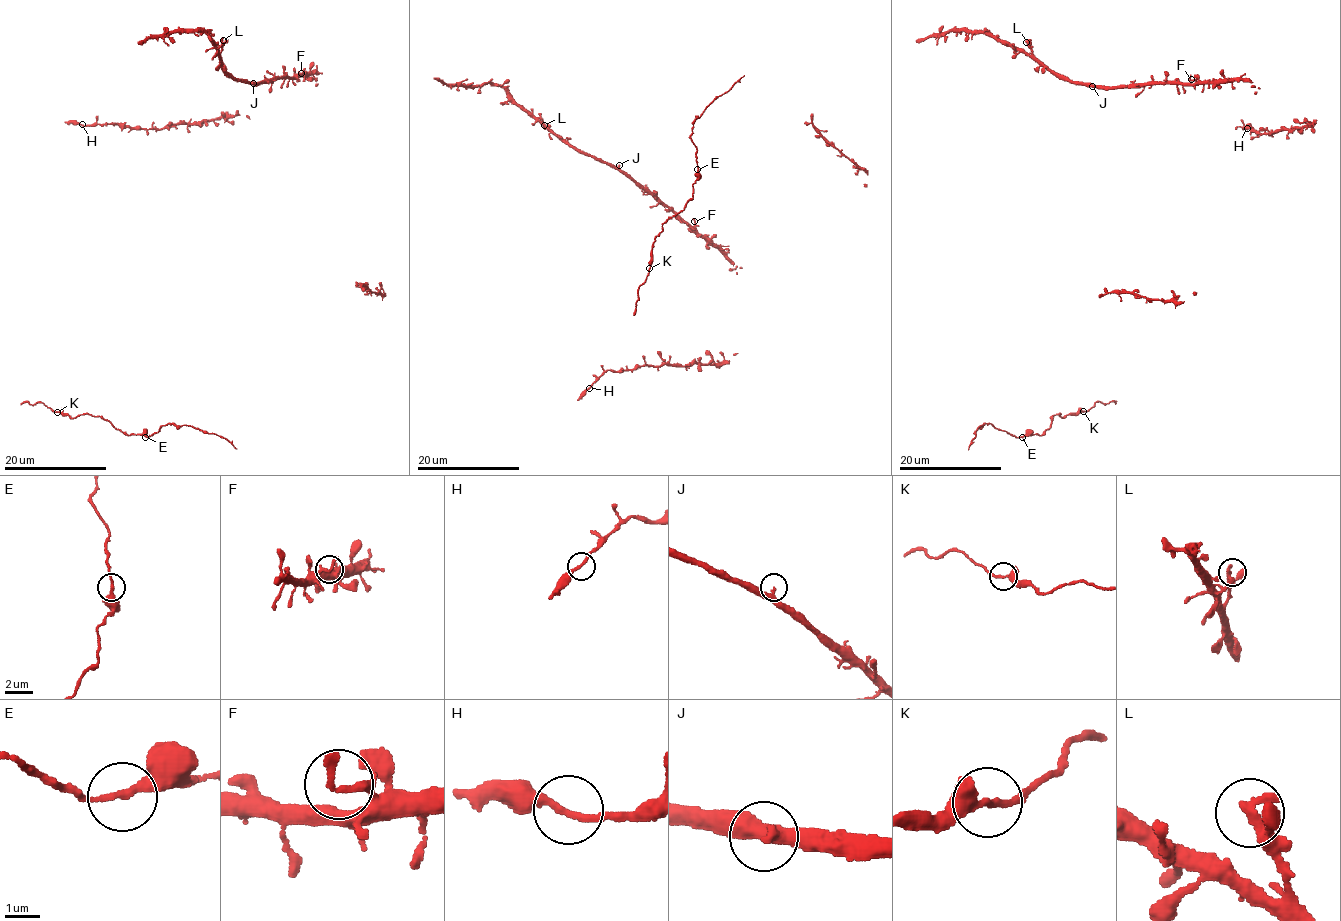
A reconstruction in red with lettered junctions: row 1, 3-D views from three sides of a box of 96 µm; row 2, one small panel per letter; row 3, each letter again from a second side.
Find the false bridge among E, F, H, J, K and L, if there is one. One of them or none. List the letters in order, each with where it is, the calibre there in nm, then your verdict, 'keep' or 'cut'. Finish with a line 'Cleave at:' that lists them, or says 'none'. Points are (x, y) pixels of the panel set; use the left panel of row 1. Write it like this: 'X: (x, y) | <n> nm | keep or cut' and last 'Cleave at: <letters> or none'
E: (145, 437) | 190 nm | keep
F: (301, 73) | 190 nm | keep
H: (82, 124) | 220 nm | keep
J: (253, 83) | 200 nm | keep
K: (57, 412) | 220 nm | keep
L: (223, 40) | 240 nm | keep
Cleave at: none

